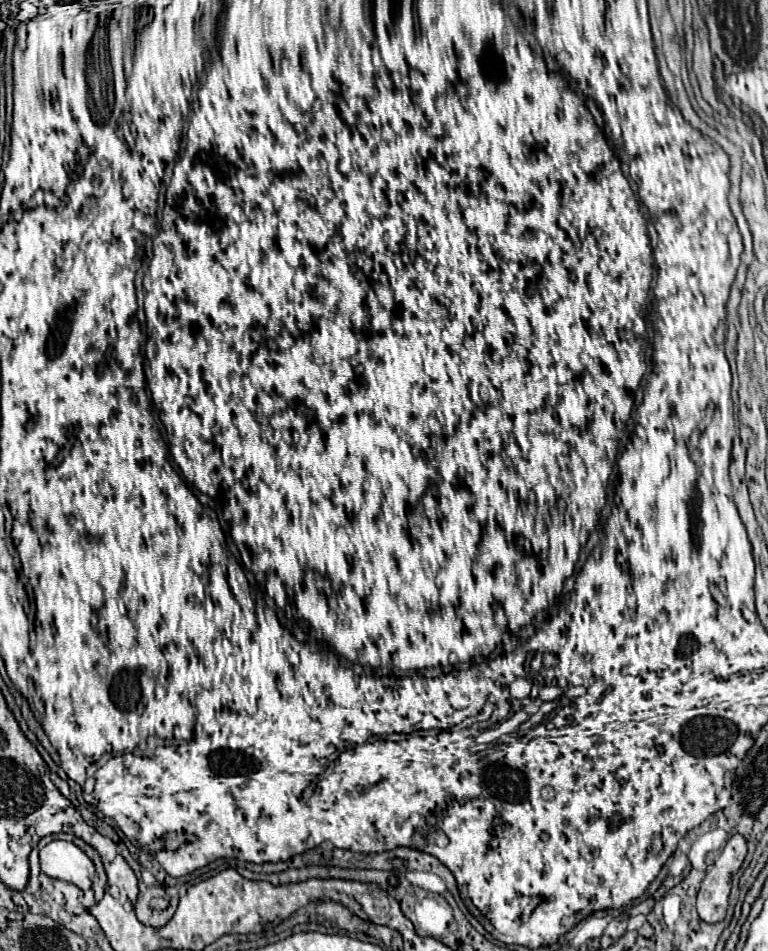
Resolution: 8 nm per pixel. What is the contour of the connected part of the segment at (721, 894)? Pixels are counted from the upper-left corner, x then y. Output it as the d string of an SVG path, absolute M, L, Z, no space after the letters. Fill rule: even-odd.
M732 835L722 849L720 857L714 861L712 869L706 873L702 887L698 891L698 915L706 923L718 923L724 919L728 909L730 879L732 873L742 867L746 857L746 841L742 835Z

